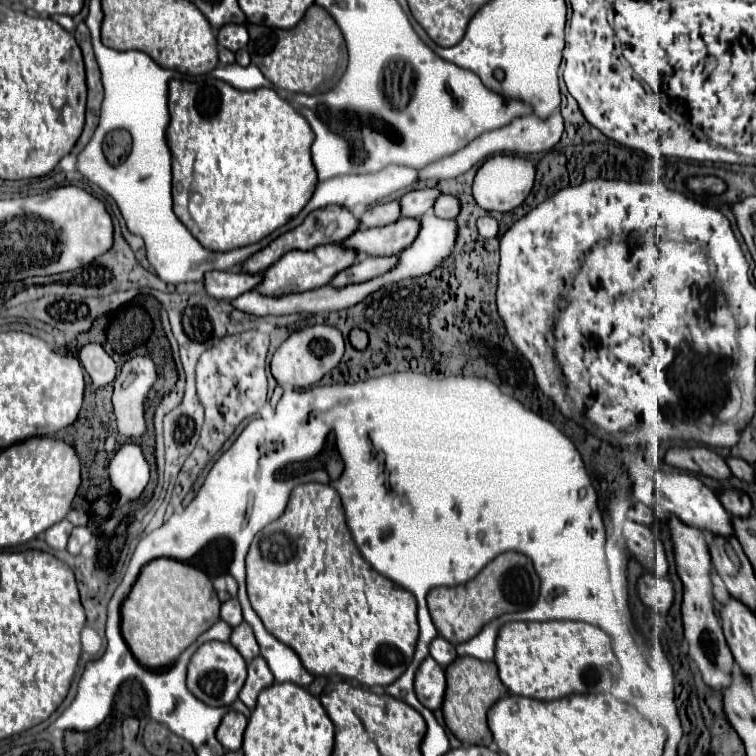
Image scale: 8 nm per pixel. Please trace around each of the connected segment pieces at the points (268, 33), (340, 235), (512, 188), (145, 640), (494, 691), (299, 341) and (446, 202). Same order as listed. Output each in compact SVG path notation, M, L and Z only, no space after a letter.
M312 4L306 10L306 16L290 30L250 24L248 32L250 32L250 42L246 48L250 52L252 62L264 72L264 76L276 88L300 94L312 94L320 82L324 82L336 72L344 36L338 24L334 22L334 18L318 4Z
M338 206L320 208L320 210L316 210L316 212L310 212L310 214L306 216L306 220L304 220L298 228L294 228L294 230L290 230L290 232L278 236L278 238L276 238L274 242L270 242L264 250L260 250L260 252L256 252L252 258L248 258L248 260L244 262L244 272L262 274L266 268L270 268L270 264L274 264L276 260L280 260L280 258L282 258L286 252L290 252L290 250L304 250L304 252L306 252L306 250L312 250L312 248L322 246L322 244L344 242L344 240L350 238L350 234L354 234L358 228L360 228L360 220L358 220L348 208L338 208Z
M498 154L488 158L476 178L474 178L474 186L472 186L472 194L478 202L478 206L482 206L484 210L496 210L496 212L510 212L514 208L518 208L526 196L530 194L532 186L534 186L534 176L536 176L536 166L534 162L520 158L520 156L508 156L508 154Z
M156 558L142 568L122 604L122 636L142 666L164 668L220 620L220 604L212 580L200 568L172 558Z
M460 656L446 668L446 680L448 680L448 688L446 688L444 706L442 706L446 726L462 744L478 744L480 746L484 742L484 746L490 746L492 732L488 728L486 712L490 710L490 706L494 706L500 698L504 698L508 694L506 686L502 684L502 680L498 676L496 664Z
M316 324L308 326L304 330L298 330L288 336L288 340L274 352L270 370L272 376L280 386L288 384L294 388L308 388L316 384L324 374L328 374L332 368L338 366L344 354L344 336L336 326L326 326L326 324Z
M442 194L434 204L434 214L438 218L456 218L460 212L460 200L456 196Z

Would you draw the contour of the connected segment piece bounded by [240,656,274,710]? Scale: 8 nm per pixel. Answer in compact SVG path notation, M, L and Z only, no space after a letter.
M258 656L252 662L248 662L248 678L246 678L246 684L240 692L240 700L252 710L256 706L258 694L272 684L274 684L272 672L270 672L266 660L262 656Z

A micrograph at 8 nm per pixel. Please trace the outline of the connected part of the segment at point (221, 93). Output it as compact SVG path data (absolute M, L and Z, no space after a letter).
M206 78L202 82L172 80L168 108L174 214L204 248L226 252L260 242L276 228L298 216L312 198L318 184L310 156L314 132L308 120L272 88L242 92L214 78Z

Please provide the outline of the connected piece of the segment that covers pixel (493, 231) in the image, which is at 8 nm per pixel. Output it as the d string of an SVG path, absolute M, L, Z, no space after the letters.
M490 216L478 220L478 232L486 239L498 238L498 222Z

